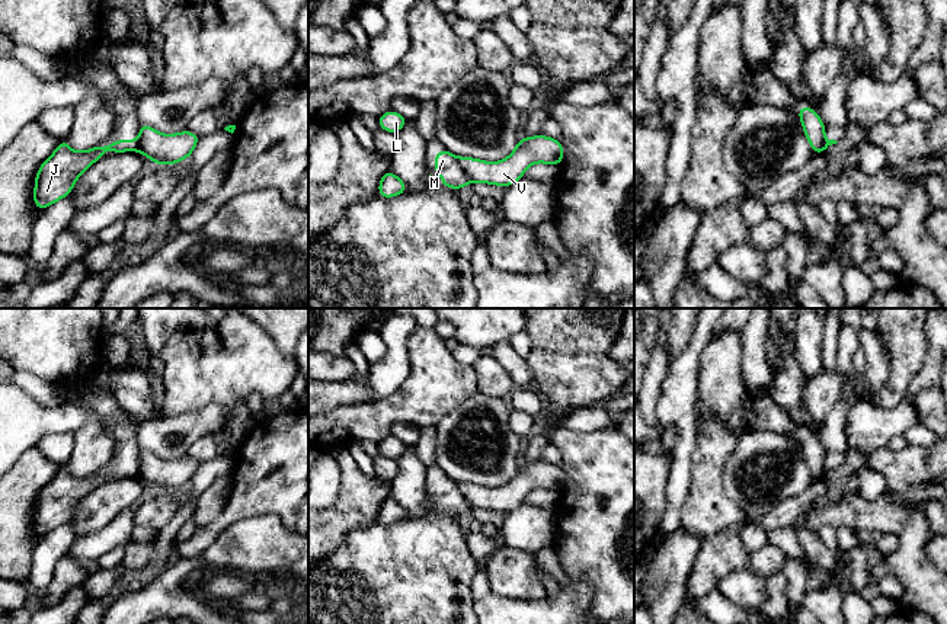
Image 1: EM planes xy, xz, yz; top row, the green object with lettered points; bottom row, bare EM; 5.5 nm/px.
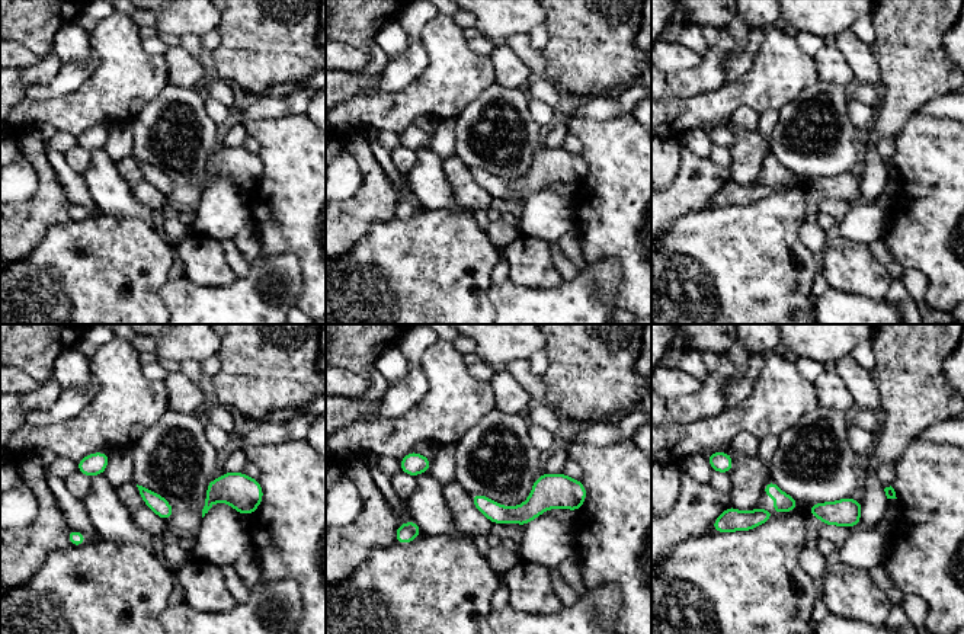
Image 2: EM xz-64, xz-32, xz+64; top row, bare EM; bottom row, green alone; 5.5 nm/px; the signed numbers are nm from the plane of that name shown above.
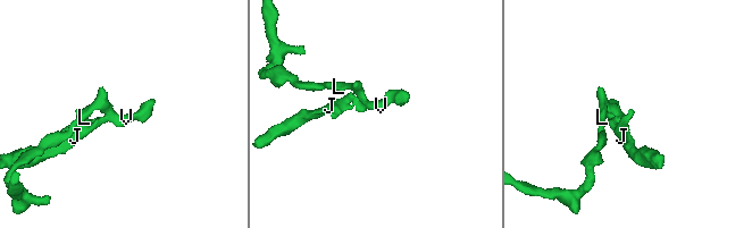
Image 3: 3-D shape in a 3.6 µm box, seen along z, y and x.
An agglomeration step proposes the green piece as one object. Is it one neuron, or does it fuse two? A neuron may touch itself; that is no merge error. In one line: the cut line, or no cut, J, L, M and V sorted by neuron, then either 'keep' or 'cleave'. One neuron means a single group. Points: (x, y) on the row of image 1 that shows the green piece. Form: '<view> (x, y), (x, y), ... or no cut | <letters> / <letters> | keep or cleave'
xz (456, 157), (460, 168), (470, 178) | J M / L V | cleave

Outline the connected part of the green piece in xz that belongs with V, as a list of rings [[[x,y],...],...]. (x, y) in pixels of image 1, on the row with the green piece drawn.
[[[546,135],[524,137],[515,145],[512,154],[503,160],[489,163],[474,157],[457,157],[463,172],[473,180],[496,186],[511,186],[524,177],[532,163],[560,166],[563,161],[563,144]]]

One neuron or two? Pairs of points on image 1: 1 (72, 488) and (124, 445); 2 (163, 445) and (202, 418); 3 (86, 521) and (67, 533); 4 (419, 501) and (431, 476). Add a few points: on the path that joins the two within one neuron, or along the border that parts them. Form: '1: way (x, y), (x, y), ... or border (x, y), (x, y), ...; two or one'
1: way (86, 485), (102, 476), (118, 460); one
2: way (168, 434), (191, 426); one
3: border (69, 521), (77, 536); two
4: border (425, 466), (425, 492), (429, 499); two

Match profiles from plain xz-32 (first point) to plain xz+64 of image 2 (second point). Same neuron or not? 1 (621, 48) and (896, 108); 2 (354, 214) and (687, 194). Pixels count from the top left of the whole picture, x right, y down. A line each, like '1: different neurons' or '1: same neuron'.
1: same neuron
2: same neuron

